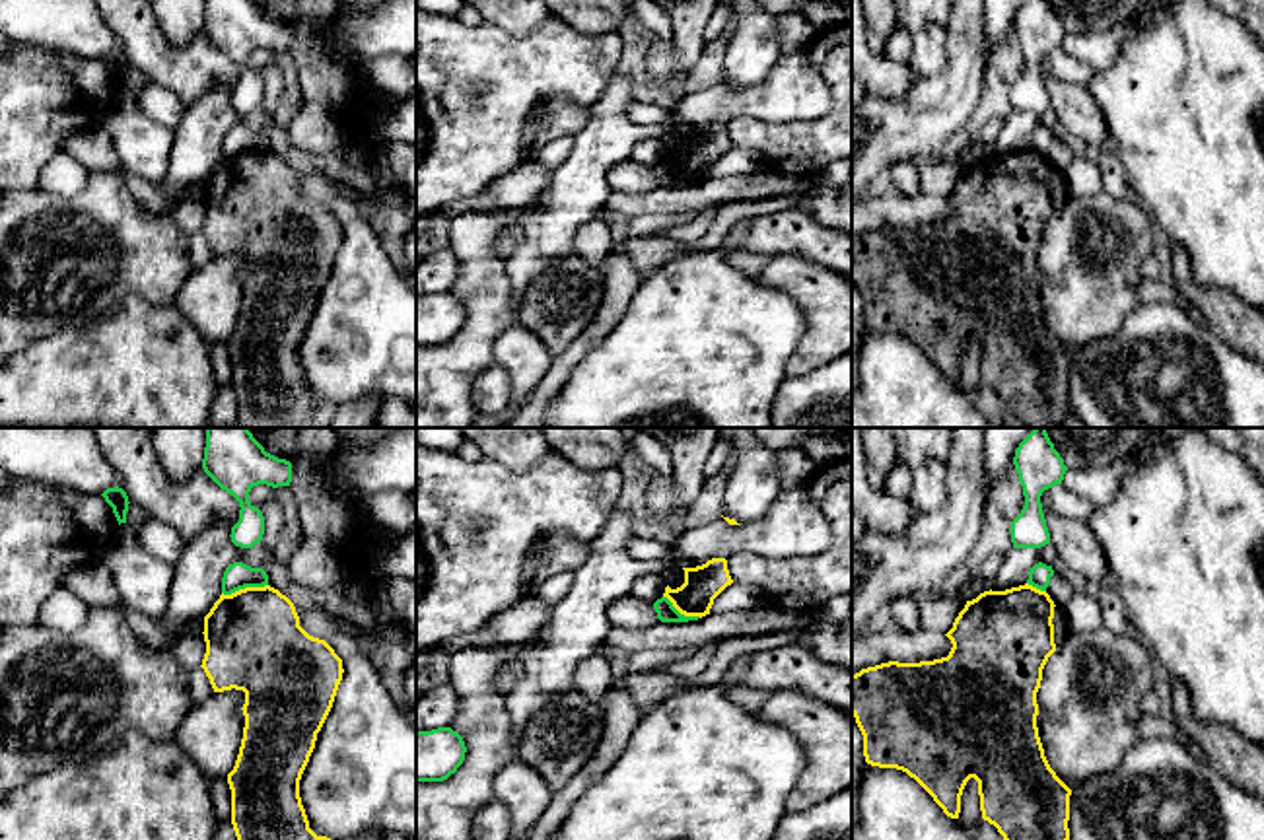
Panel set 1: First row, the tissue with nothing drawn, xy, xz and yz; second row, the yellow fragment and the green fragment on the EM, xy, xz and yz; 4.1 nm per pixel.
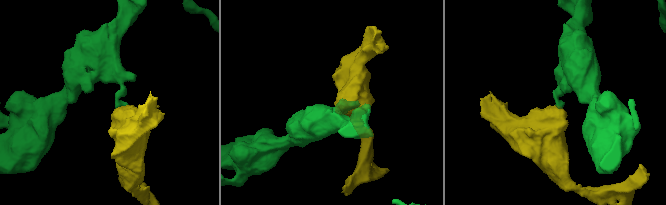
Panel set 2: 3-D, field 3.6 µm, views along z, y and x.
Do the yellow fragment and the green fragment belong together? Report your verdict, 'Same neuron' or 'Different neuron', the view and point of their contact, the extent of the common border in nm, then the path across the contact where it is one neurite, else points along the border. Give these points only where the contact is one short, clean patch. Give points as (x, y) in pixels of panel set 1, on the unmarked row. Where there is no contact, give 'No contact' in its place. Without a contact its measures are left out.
Different neuron. Touches yellow at xy (245, 152). Shared border 200 nm. Boundary: xy (267, 148), (222, 158)

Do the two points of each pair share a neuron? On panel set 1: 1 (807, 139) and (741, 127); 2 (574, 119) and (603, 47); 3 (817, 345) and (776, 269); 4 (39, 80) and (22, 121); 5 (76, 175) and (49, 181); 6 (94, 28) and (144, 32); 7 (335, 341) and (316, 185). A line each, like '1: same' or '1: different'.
1: same
2: different
3: same
4: same
5: same
6: different
7: same

